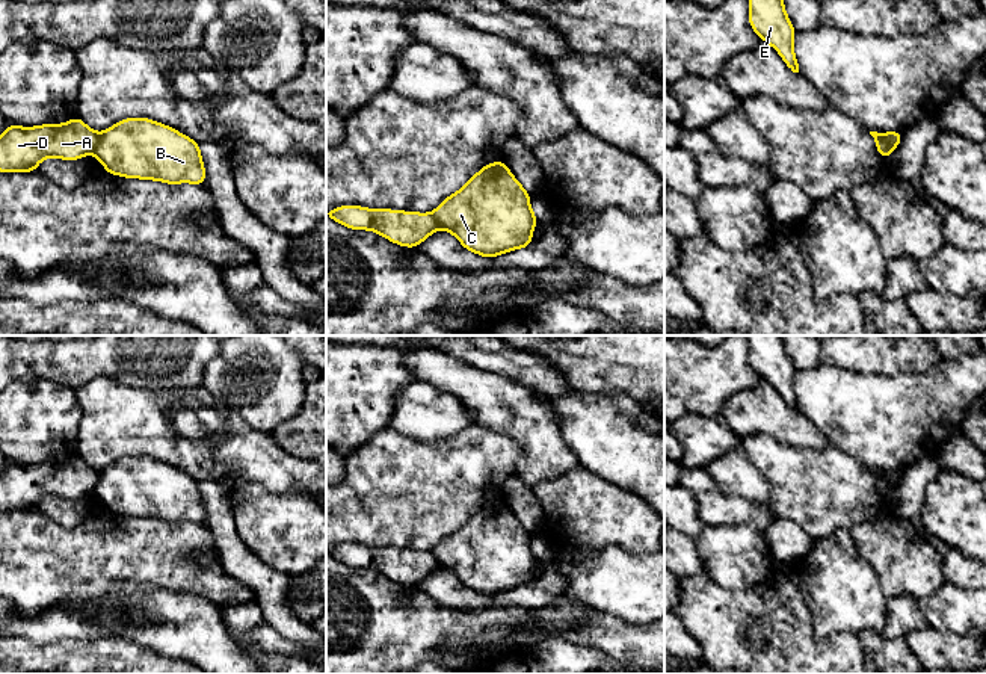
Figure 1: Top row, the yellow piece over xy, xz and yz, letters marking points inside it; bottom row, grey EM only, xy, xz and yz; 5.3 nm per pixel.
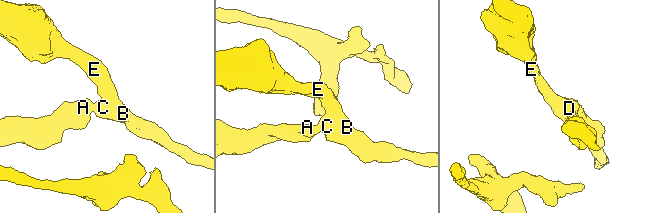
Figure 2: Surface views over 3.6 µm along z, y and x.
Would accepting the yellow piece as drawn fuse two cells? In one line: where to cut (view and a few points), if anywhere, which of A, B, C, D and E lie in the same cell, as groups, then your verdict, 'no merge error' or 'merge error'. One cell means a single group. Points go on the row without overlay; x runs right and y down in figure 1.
xy (98, 472), (92, 491) | A D / B C E | merge error

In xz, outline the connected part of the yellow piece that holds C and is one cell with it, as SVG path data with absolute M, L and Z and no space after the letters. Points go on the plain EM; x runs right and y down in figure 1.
M503 499L483 505L432 553L465 588L486 597L530 585L538 561L530 532Z

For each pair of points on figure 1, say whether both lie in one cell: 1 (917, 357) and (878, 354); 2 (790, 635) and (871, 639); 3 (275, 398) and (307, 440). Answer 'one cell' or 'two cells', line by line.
1: one cell
2: two cells
3: two cells

